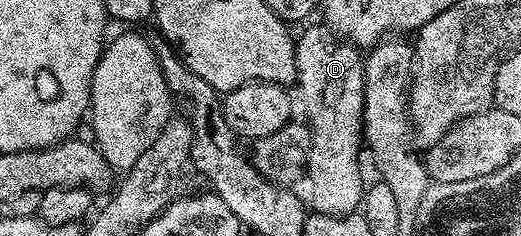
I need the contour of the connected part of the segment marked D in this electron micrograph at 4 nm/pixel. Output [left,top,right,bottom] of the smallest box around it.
[296,23,366,217]

